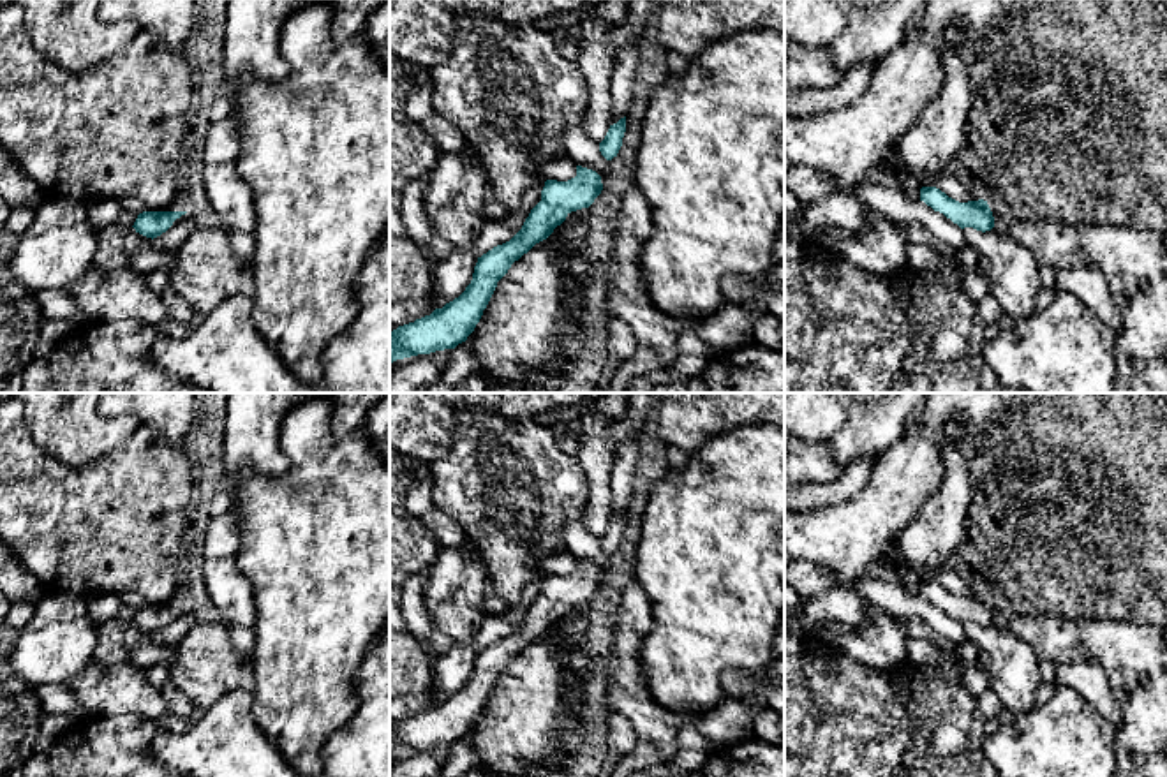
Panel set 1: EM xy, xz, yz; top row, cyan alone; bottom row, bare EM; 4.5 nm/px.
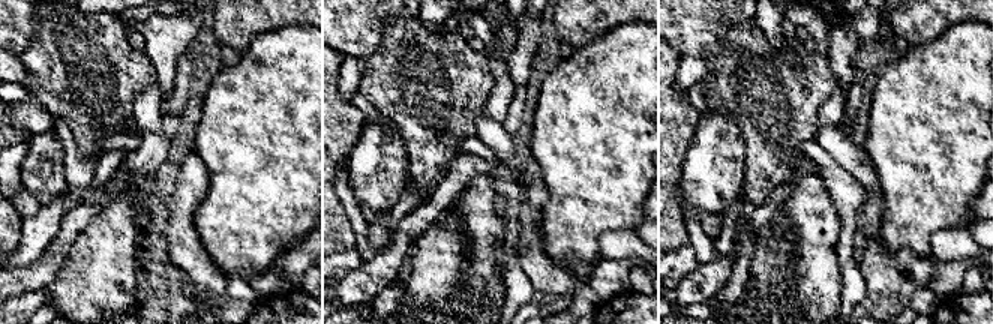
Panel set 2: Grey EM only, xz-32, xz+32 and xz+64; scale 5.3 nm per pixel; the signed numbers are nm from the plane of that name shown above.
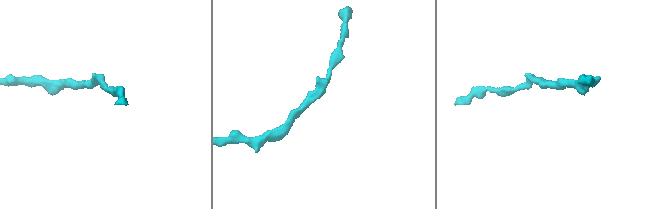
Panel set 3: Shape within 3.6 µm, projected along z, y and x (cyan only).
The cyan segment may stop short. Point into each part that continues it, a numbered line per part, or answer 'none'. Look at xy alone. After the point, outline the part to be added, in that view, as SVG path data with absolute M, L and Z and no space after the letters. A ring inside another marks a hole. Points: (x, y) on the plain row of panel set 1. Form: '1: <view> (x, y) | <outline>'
none

